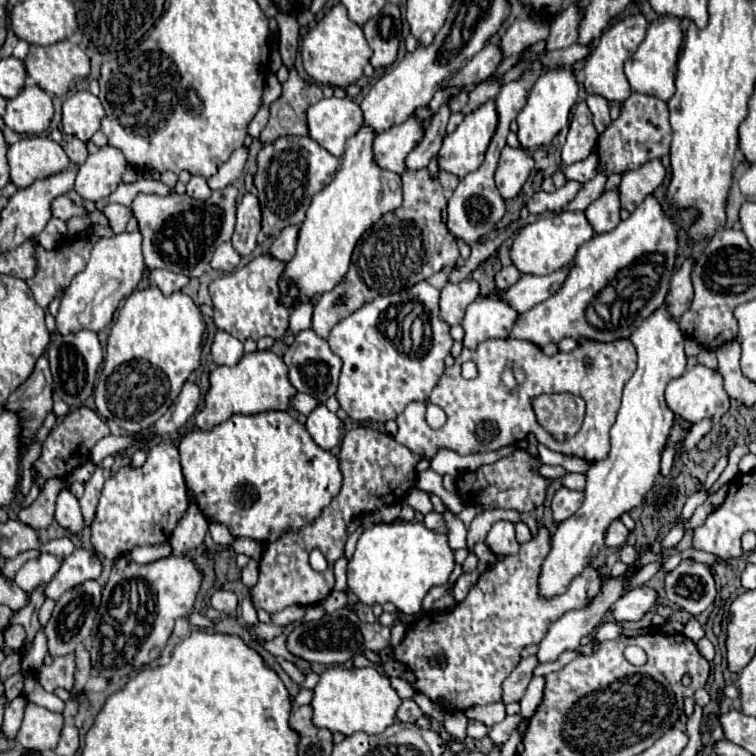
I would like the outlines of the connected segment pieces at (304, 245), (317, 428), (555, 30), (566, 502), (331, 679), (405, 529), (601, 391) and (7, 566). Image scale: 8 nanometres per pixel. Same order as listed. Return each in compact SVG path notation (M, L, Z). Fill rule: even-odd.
M364 123L360 131L346 143L346 153L342 157L342 169L338 171L338 177L334 177L334 181L314 197L306 219L300 225L296 255L288 263L280 281L282 301L286 305L292 303L290 297L286 297L286 279L292 279L300 287L300 303L326 293L326 289L332 289L346 275L358 237L370 225L374 225L382 213L394 211L402 203L400 175L376 165L372 153L374 139L376 131Z
M318 405L306 421L306 429L310 433L310 437L314 439L314 443L326 451L334 449L344 435L342 429L342 421L336 417L336 413L328 411L326 405Z
M572 3L568 9L560 11L556 17L554 17L554 25L550 27L550 35L548 35L548 45L546 45L546 51L550 49L566 49L570 45L576 43L578 39L578 27L584 19L584 7L576 3Z
M558 489L552 497L552 513L558 523L566 521L570 515L574 515L584 501L584 491L570 491L570 489Z
M330 667L320 675L320 681L314 689L314 725L326 727L332 733L352 735L358 731L364 733L382 733L396 721L396 711L402 705L402 699L392 689L390 679L382 675L376 667Z
M422 521L372 525L360 535L354 557L348 563L348 589L366 605L394 603L404 613L416 613L426 593L448 581L454 565L448 537L428 529Z
M490 339L480 343L480 349L464 349L462 355L456 357L456 363L442 373L440 383L430 393L432 403L444 409L444 413L448 415L446 425L438 431L428 427L424 417L426 403L414 401L396 419L398 423L396 441L408 447L412 453L432 459L436 451L442 447L454 449L460 455L486 453L512 445L514 441L526 437L528 433L534 433L536 439L552 451L558 451L562 455L574 455L588 463L592 461L596 463L608 457L610 451L608 431L618 413L622 387L630 379L630 373L634 373L634 365L636 365L634 345L630 345L630 341L626 339L614 343L584 341L582 347L568 353L558 351L552 357L544 355L540 347L528 341ZM584 357L592 359L592 367L584 365ZM466 361L476 361L480 365L480 375L472 381L460 375L460 367ZM508 367L520 367L526 375L522 383L522 391L518 393L510 393L508 387L502 383L502 373ZM562 391L570 391L582 397L586 401L586 411L582 427L577 434L564 443L558 443L534 421L534 411L530 409L530 397L536 397L538 393L562 393Z
M26 551L26 553L22 553L22 555L18 555L16 559L8 559L6 563L4 563L4 567L2 567L2 573L4 573L4 577L8 577L8 579L14 579L14 575L16 575L16 571L26 563L26 561L30 561L30 559L36 559L40 553L38 551Z

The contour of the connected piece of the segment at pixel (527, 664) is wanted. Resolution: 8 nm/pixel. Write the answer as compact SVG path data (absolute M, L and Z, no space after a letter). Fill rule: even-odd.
M528 657L522 659L518 663L518 667L508 675L508 679L502 683L502 703L508 705L512 701L520 701L530 679L532 679L532 671L538 665L536 657Z

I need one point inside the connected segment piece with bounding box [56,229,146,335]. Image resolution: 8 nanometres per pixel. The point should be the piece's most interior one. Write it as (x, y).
(116, 266)

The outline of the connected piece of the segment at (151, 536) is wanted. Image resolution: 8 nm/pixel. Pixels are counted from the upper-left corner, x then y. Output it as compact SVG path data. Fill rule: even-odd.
M164 443L154 445L150 447L148 459L140 469L126 465L116 475L108 477L92 521L92 545L96 553L108 559L118 559L122 553L130 553L132 547L166 543L188 505L190 501L178 449Z

